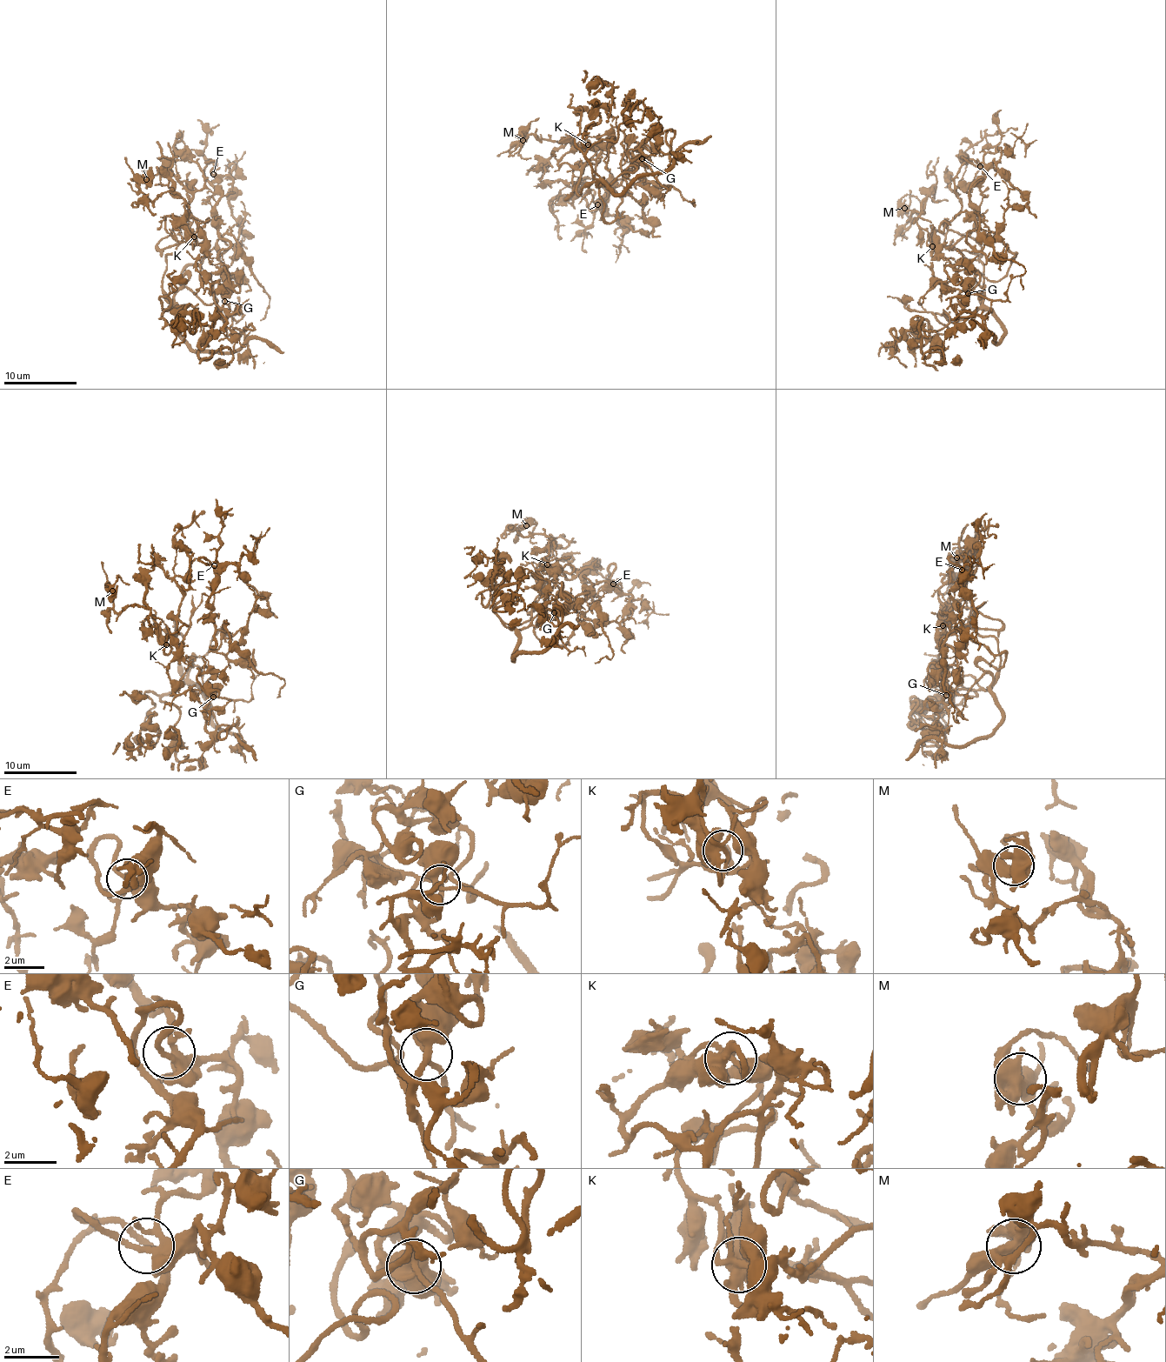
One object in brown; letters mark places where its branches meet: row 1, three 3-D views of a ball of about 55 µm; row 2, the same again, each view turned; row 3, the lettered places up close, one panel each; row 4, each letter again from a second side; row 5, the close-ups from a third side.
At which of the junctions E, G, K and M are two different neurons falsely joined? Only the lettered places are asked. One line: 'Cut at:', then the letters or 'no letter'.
Cut at: no letter

